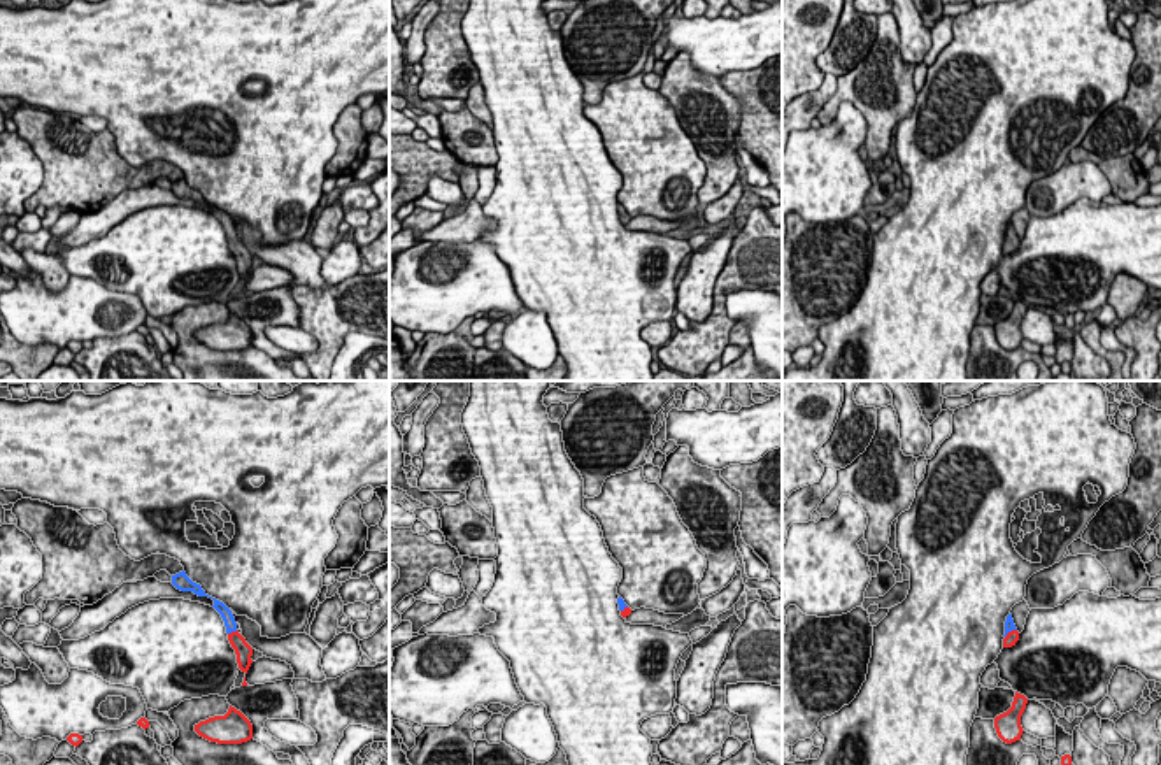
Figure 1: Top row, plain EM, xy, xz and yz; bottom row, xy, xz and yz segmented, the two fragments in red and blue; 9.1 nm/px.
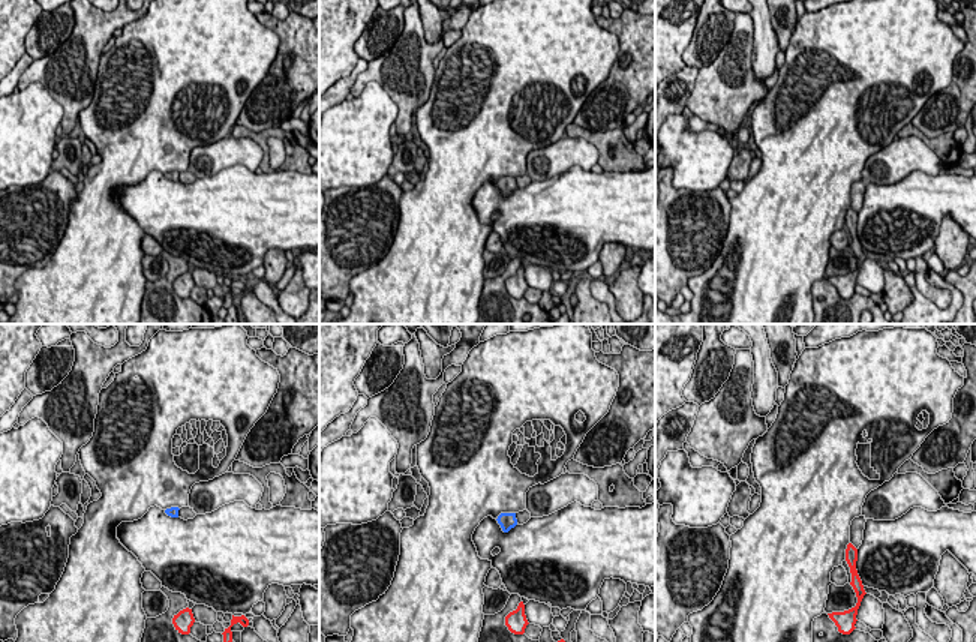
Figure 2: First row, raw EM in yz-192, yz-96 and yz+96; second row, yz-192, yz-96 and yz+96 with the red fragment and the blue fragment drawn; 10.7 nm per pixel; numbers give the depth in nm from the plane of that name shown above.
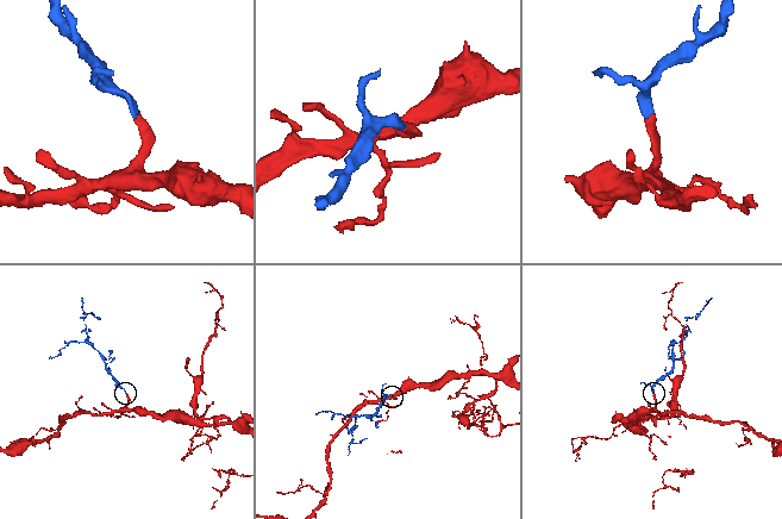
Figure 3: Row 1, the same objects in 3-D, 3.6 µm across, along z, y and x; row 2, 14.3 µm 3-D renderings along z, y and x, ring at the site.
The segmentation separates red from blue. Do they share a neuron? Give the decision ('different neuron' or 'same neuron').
same neuron

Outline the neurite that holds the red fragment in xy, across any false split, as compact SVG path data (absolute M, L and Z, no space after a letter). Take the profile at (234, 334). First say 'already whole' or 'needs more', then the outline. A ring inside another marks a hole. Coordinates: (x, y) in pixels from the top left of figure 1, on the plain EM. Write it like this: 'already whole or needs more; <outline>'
already whole; M231 312L224 323L214 323L195 332L195 339L217 351L242 351L253 346L251 328Z

